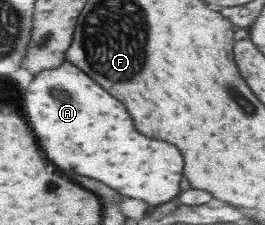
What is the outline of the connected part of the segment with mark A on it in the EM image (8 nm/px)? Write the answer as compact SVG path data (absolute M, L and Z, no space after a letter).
M71 63L35 75L23 101L27 123L47 157L61 169L101 181L125 197L161 205L179 195L183 157L179 149L135 131L123 103Z

